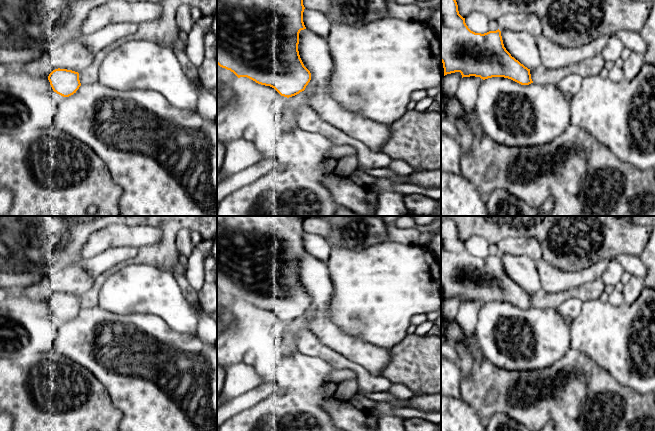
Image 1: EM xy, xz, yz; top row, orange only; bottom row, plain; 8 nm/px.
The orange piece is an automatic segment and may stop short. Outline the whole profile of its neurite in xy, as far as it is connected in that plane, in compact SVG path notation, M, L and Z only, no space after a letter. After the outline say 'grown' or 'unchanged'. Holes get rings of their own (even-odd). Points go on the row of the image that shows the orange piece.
M67 69L53 70L49 74L48 80L53 91L63 97L73 95L81 86L79 73Z; unchanged

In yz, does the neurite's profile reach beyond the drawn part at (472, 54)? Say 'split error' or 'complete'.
complete

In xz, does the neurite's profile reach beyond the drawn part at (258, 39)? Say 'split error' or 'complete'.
complete

